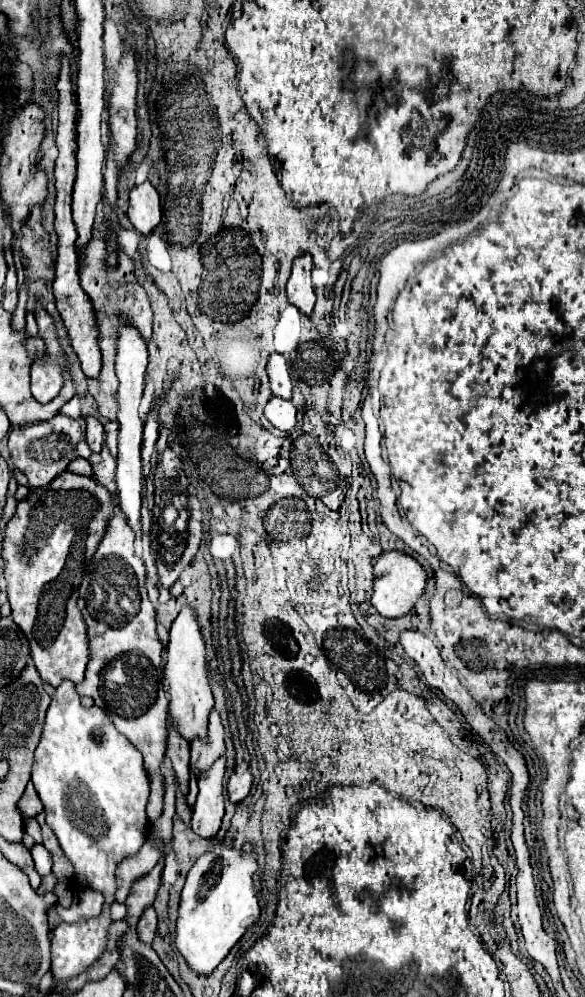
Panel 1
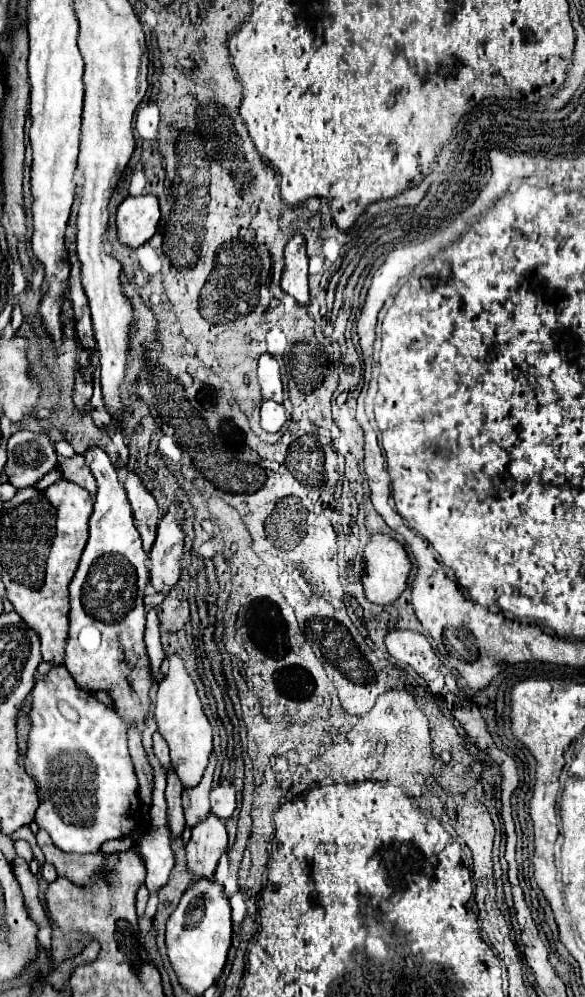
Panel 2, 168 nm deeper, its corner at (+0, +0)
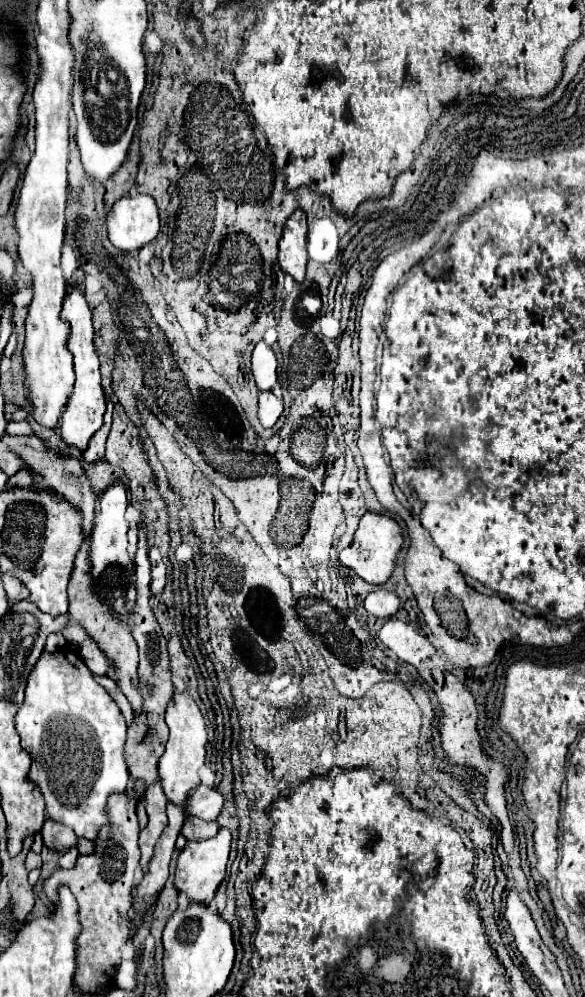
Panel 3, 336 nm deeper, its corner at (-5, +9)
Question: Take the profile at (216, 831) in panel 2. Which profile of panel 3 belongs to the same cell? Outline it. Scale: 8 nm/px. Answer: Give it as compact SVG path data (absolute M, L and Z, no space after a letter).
M220 827L218 835L212 837L212 839L188 841L186 847L182 849L180 857L178 857L178 867L176 867L176 887L178 887L178 891L186 891L190 901L210 903L218 885L224 881L228 855L230 855L230 845L232 845L232 833L226 827Z

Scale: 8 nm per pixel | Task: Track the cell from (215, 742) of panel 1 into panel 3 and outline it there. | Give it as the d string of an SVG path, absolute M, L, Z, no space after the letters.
M188 815L182 827L182 835L192 841L192 839L208 839L212 835L216 835L218 831L218 823L216 821L204 821L200 817Z

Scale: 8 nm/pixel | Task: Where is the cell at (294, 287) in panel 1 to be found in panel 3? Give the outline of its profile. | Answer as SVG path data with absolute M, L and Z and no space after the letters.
M296 211L284 225L284 233L280 239L280 253L278 253L278 263L284 273L290 273L298 283L306 279L306 263L308 263L308 253L306 253L306 235L308 235L308 223L306 223L306 213Z

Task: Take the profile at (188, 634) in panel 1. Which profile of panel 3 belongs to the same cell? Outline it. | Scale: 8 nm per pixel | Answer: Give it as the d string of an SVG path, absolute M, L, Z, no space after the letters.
M176 689L172 695L172 701L168 703L166 709L166 725L170 729L170 739L166 743L164 755L158 761L158 773L162 779L162 789L166 797L182 805L188 799L188 791L200 785L200 767L204 767L206 761L206 743L208 743L208 731L206 731L206 721L196 705L194 697L186 689Z

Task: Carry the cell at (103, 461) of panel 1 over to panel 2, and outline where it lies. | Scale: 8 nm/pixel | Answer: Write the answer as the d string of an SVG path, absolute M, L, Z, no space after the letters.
M75 454L71 458L59 458L59 466L57 466L63 474L65 480L71 480L75 484L79 484L81 488L85 488L87 492L91 492L91 496L95 496L97 492L97 484L95 484L95 478L89 470L89 466L85 464L85 458Z

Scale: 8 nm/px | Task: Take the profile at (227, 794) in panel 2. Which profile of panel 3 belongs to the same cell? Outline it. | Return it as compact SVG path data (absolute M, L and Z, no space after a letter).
M198 785L194 795L184 803L184 809L192 811L192 815L200 815L202 819L216 821L216 817L224 809L224 795L218 791L218 787Z

